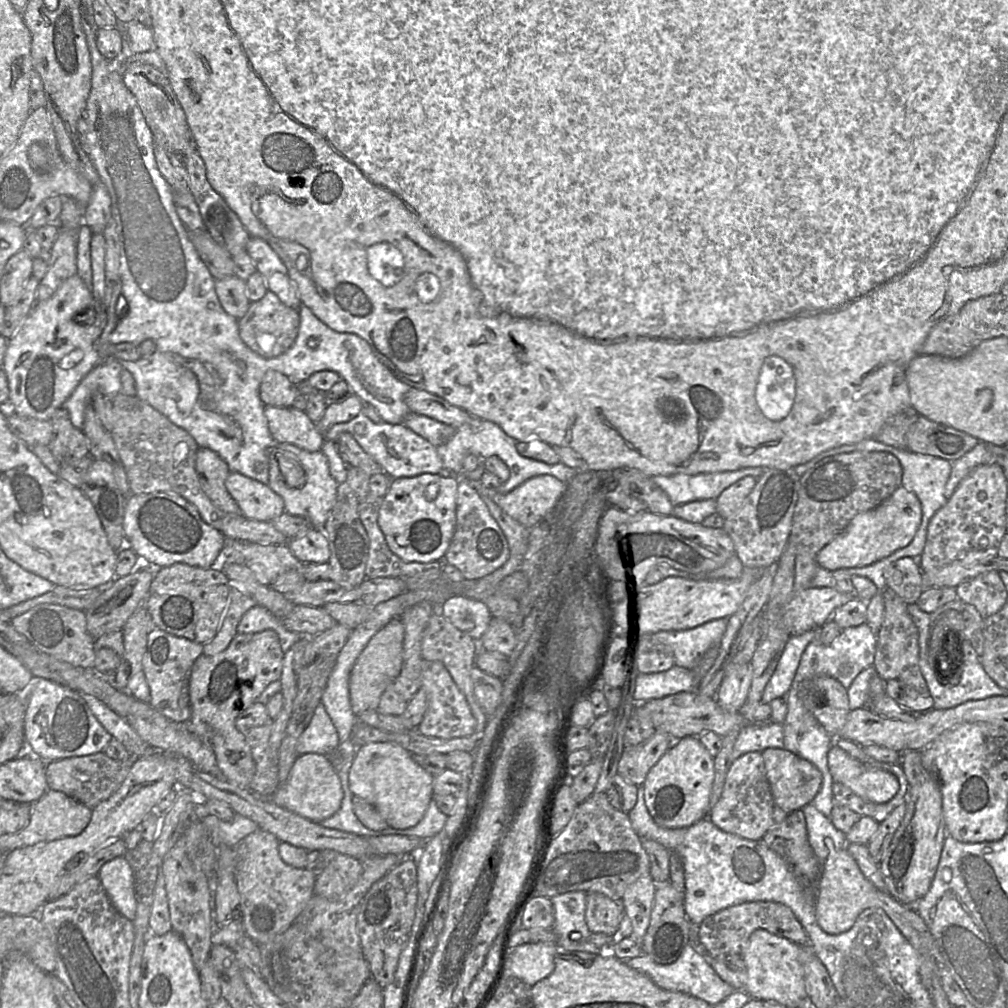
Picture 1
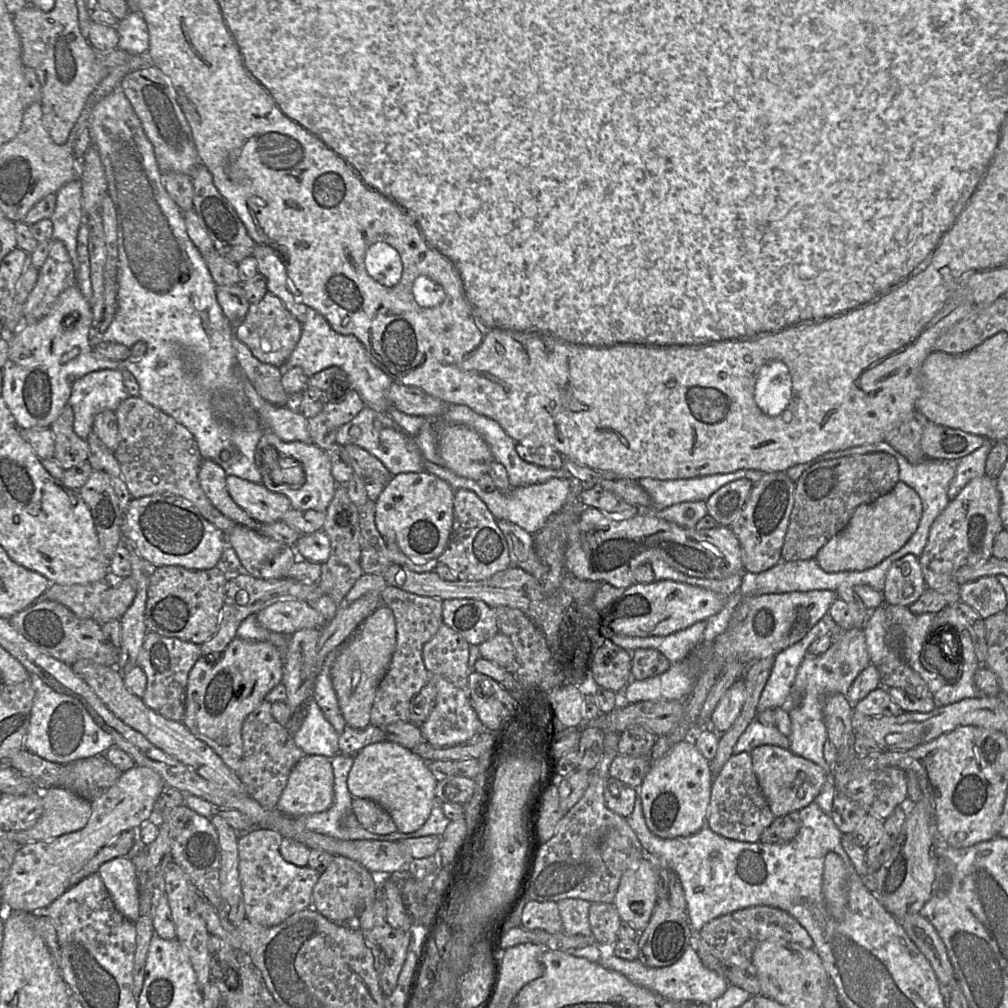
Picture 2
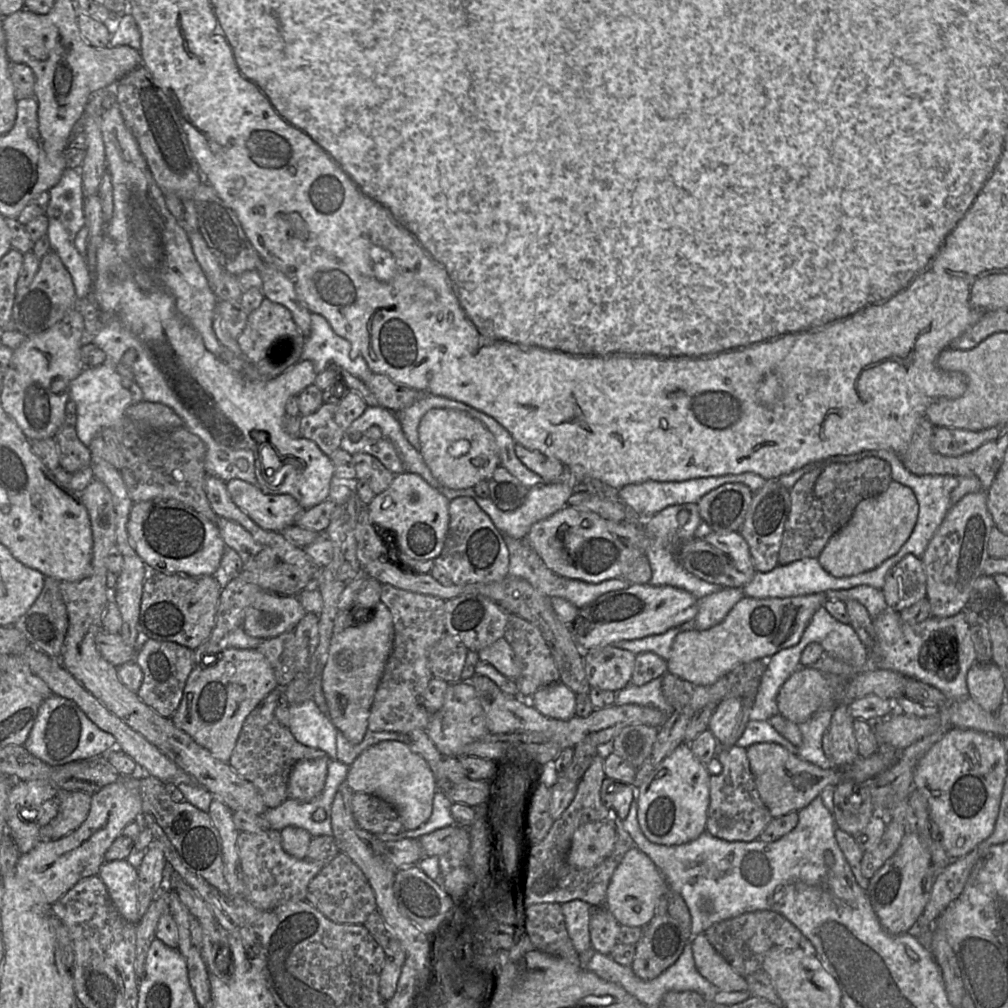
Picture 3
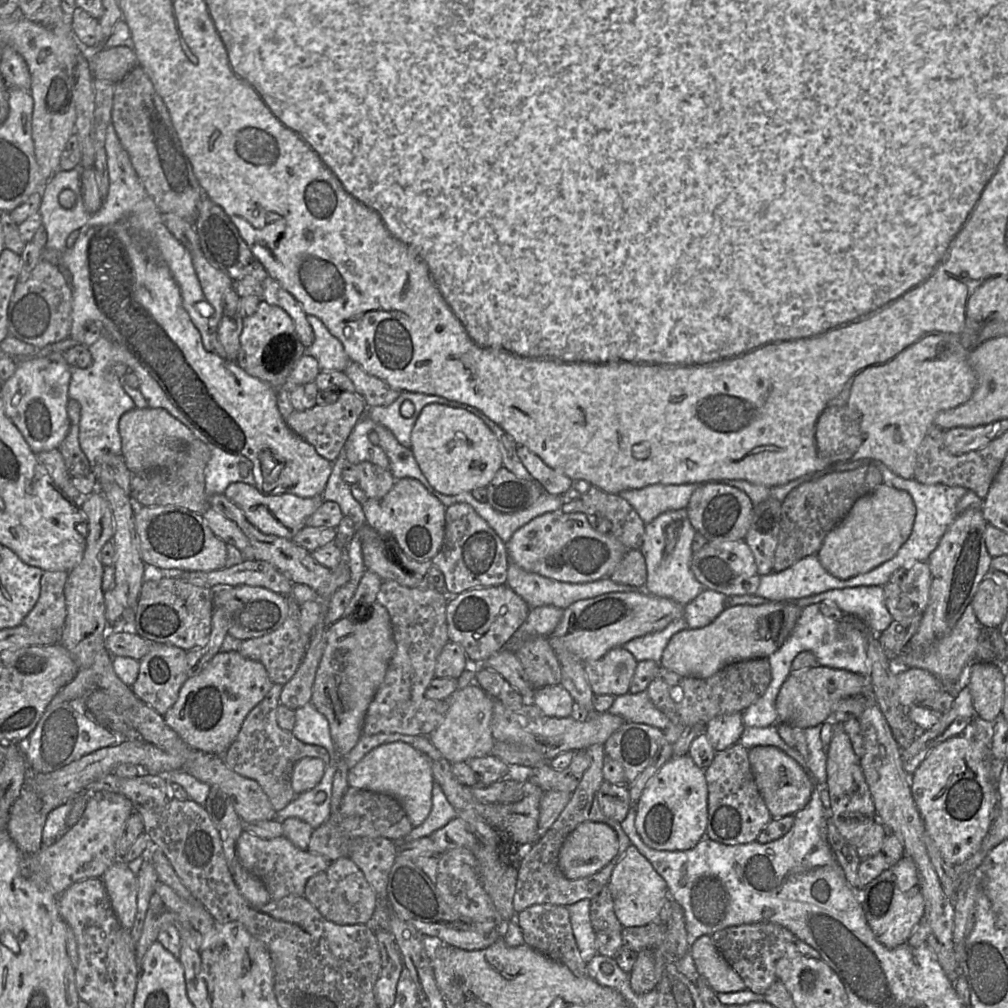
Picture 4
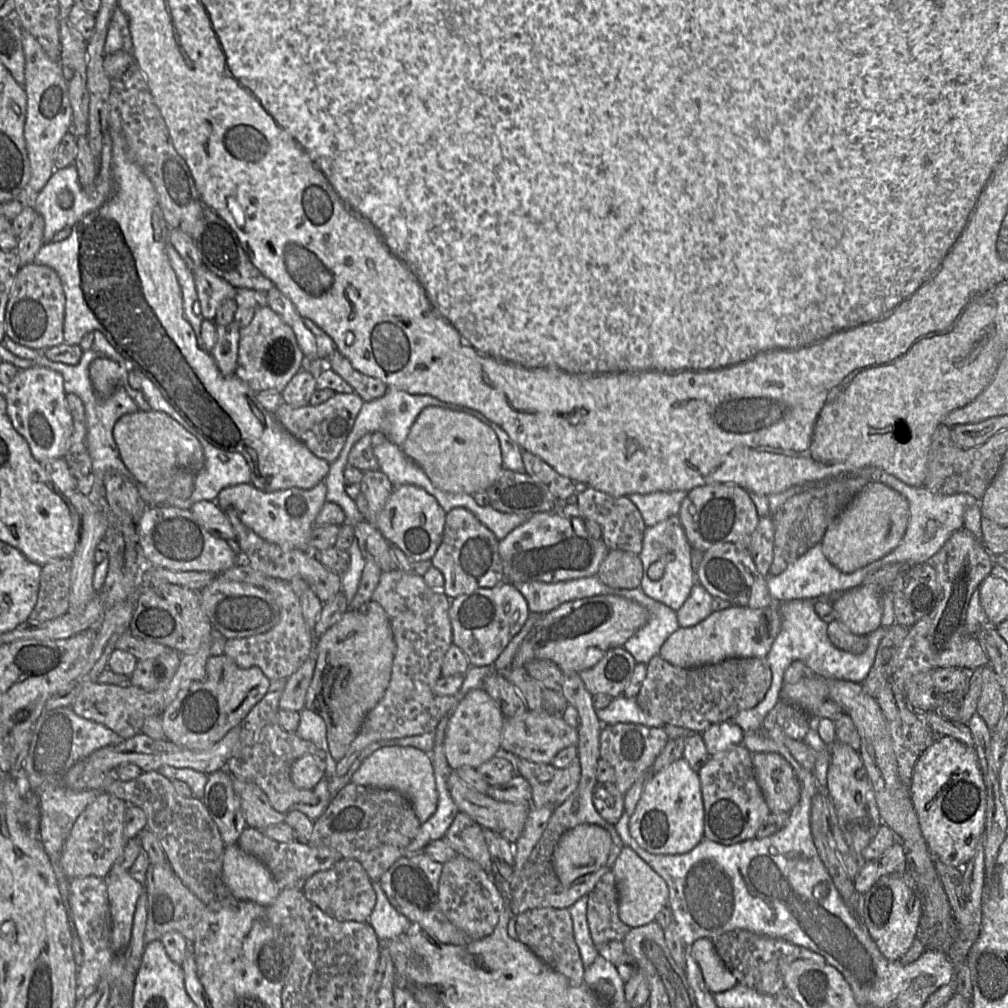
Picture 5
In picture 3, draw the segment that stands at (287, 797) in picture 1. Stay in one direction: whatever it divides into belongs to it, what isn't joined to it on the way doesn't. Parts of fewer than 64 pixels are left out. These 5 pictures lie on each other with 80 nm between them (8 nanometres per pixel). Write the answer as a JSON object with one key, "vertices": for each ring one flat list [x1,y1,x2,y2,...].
{"vertices":[[329,758,298,761,288,779,288,799,308,802,320,795,325,786,329,761]]}

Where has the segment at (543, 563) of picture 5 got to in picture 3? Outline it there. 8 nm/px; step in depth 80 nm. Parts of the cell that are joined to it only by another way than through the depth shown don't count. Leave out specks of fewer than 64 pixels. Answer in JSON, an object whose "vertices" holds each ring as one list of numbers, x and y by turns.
{"vertices":[[565,506,548,518,535,523,524,540,539,555,547,568,558,576,591,584,622,578,635,560,646,555,648,547,644,526,605,520,595,512,578,510,570,506]]}

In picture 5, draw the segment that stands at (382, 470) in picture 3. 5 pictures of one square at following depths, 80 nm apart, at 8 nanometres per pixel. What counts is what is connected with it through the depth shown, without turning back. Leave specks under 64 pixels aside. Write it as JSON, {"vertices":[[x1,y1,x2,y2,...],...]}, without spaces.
{"vertices":[[381,470,364,471,359,485,361,493,368,502,368,512,364,519,370,524,376,525,377,518,392,493,394,486]]}

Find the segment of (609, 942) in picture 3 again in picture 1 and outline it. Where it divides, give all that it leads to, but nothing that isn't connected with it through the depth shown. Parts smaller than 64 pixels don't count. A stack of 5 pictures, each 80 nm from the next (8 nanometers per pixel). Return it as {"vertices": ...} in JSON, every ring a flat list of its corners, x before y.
{"vertices":[[598,892,587,893,585,917,591,933,604,933,616,941,623,912,621,902]]}

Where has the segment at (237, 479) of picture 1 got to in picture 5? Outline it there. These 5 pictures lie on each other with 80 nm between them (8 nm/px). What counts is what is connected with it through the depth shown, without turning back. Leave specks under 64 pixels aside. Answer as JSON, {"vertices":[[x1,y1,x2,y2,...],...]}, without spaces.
{"vertices":[[325,481,319,482,310,489,289,488,266,492,253,484,236,484,220,491,216,503,220,508,234,508,240,520,258,536,282,548,311,551,310,534,315,526,315,519,326,500,327,487]]}

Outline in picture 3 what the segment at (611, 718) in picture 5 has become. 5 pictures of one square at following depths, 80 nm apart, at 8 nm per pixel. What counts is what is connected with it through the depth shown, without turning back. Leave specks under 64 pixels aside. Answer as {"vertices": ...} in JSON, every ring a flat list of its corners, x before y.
{"vertices":[[658,677,643,686,630,684,616,694,614,705,623,706,636,704,657,708,668,717,674,713,674,708,668,704,662,693,662,677]]}

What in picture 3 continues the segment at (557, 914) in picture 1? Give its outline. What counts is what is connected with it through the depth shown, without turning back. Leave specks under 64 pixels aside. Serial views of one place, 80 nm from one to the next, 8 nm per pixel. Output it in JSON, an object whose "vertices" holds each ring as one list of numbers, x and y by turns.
{"vertices":[[580,899,561,904,568,934,576,951,581,954,592,947,590,919,594,907]]}

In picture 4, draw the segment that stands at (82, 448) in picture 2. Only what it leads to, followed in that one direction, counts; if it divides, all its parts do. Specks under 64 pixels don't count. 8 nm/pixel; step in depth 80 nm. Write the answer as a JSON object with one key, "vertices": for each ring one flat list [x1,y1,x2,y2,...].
{"vertices":[[69,399,67,402,67,414,70,427,67,435,61,442,59,450,63,456,70,477,87,475,91,465,79,443,80,404]]}

